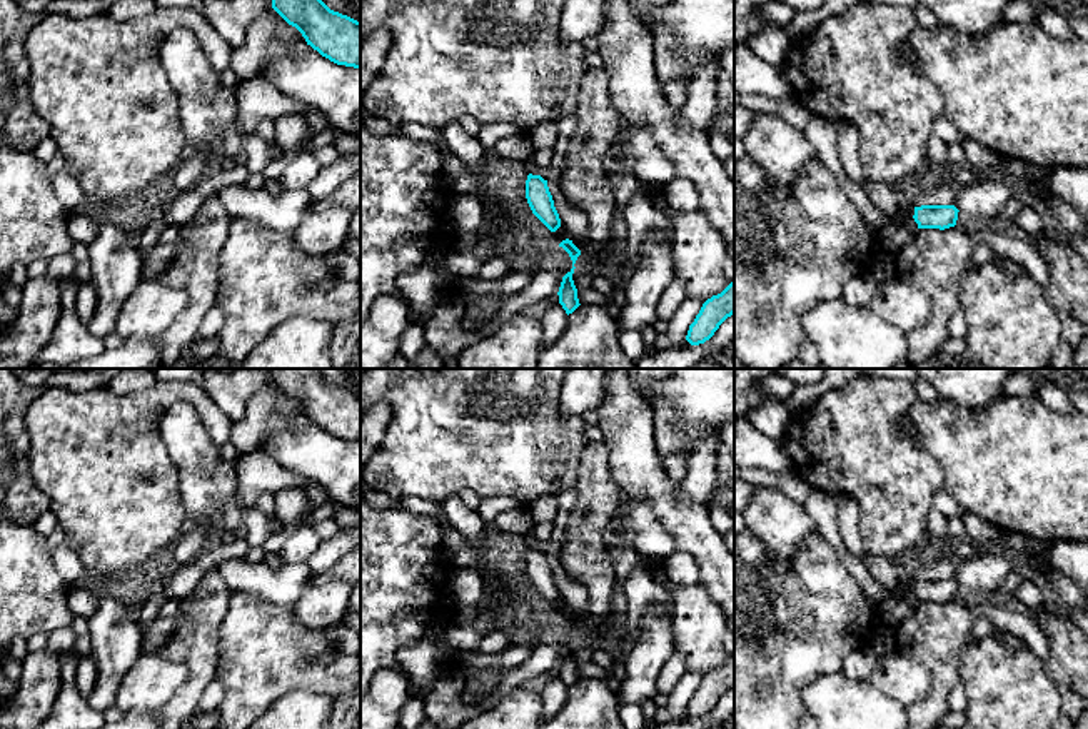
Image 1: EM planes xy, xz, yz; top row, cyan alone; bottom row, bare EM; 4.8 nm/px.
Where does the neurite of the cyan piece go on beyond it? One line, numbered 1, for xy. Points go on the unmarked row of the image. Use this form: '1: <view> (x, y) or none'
1: none

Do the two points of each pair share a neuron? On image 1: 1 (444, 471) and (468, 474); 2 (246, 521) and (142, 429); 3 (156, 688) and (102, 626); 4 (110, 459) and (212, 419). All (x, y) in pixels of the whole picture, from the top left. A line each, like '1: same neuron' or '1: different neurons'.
1: same neuron
2: different neurons
3: different neurons
4: same neuron

